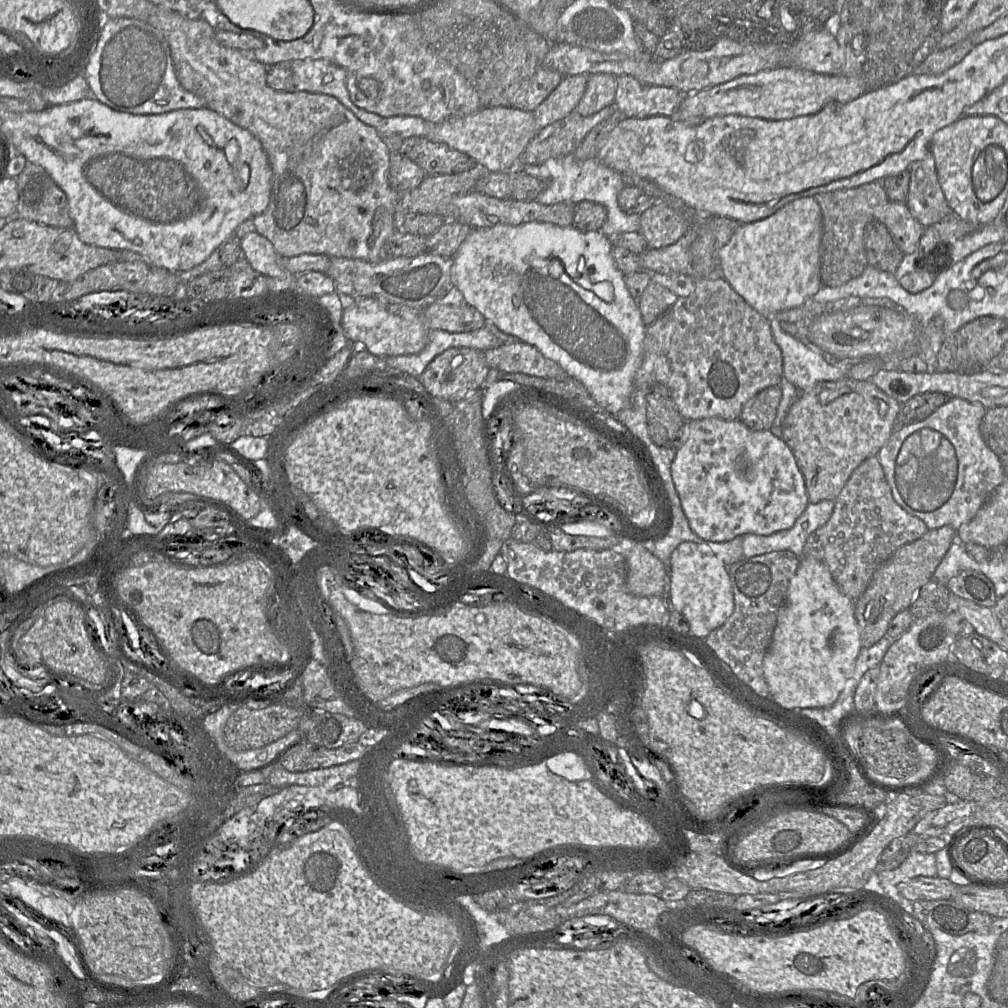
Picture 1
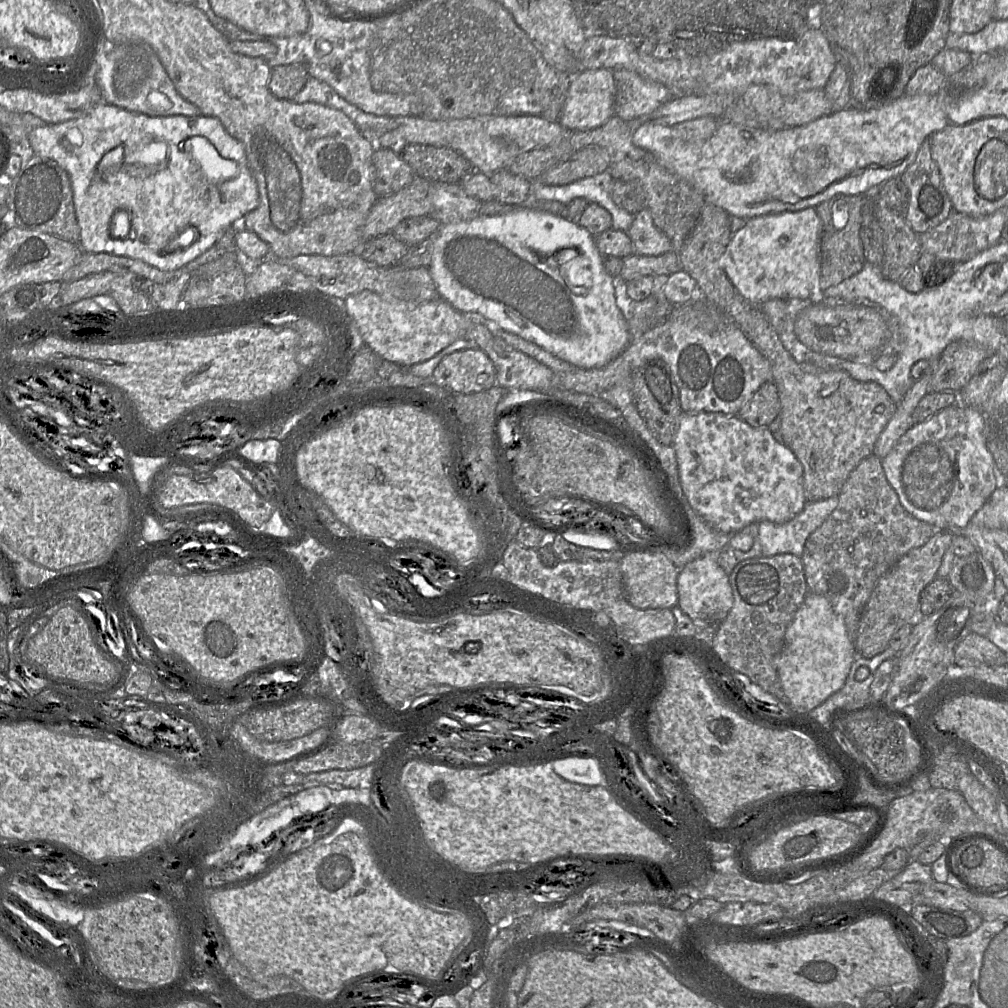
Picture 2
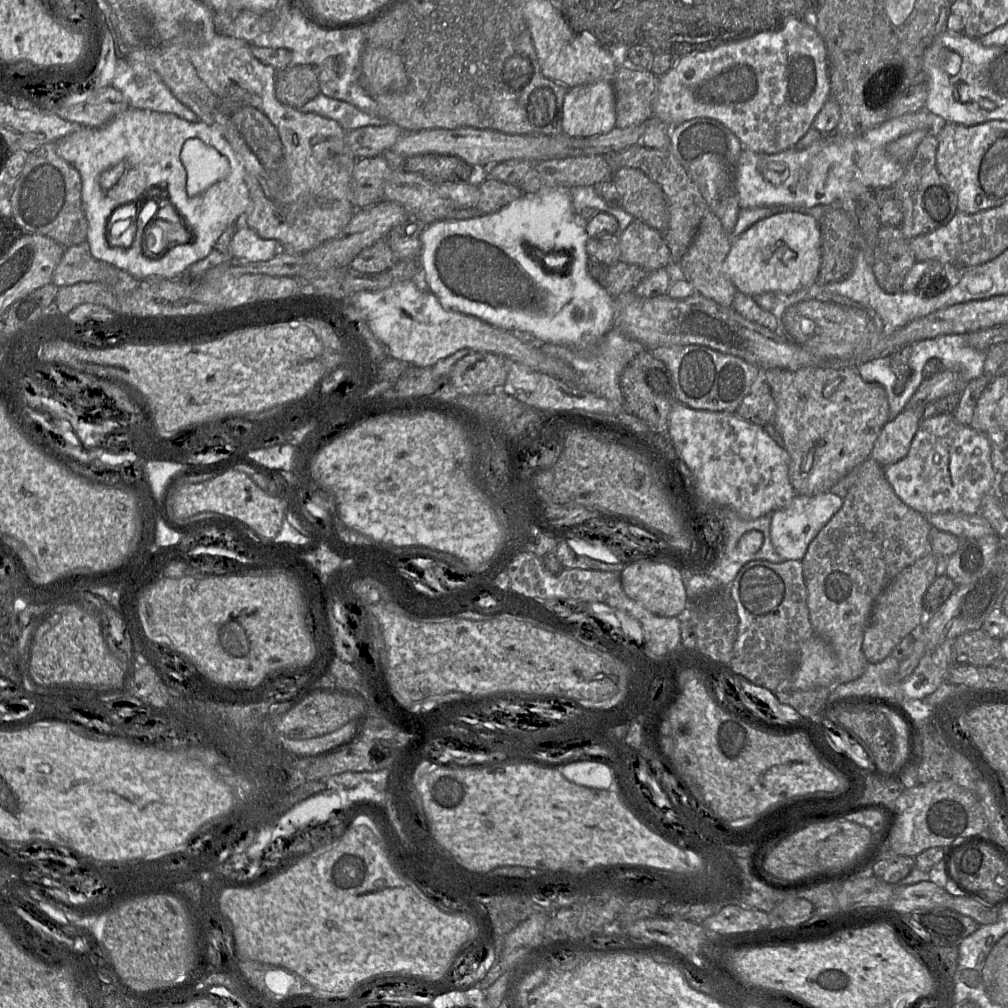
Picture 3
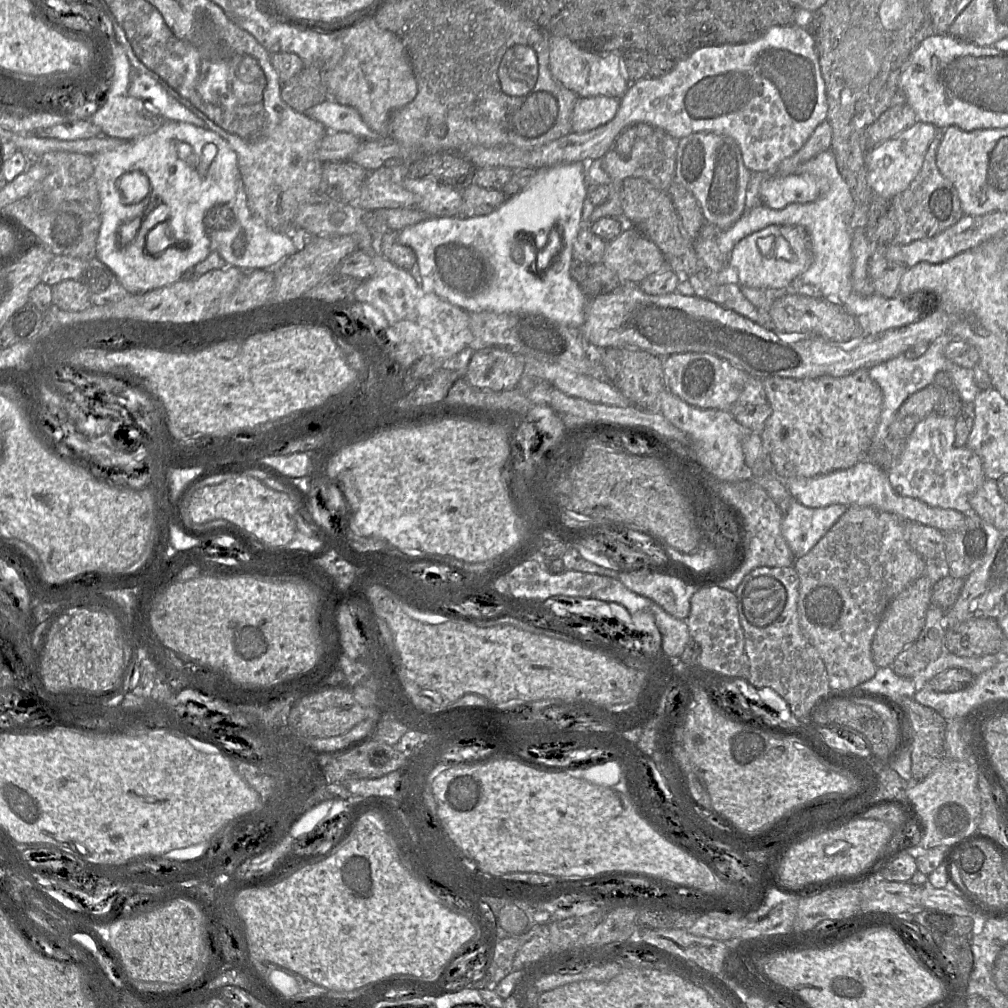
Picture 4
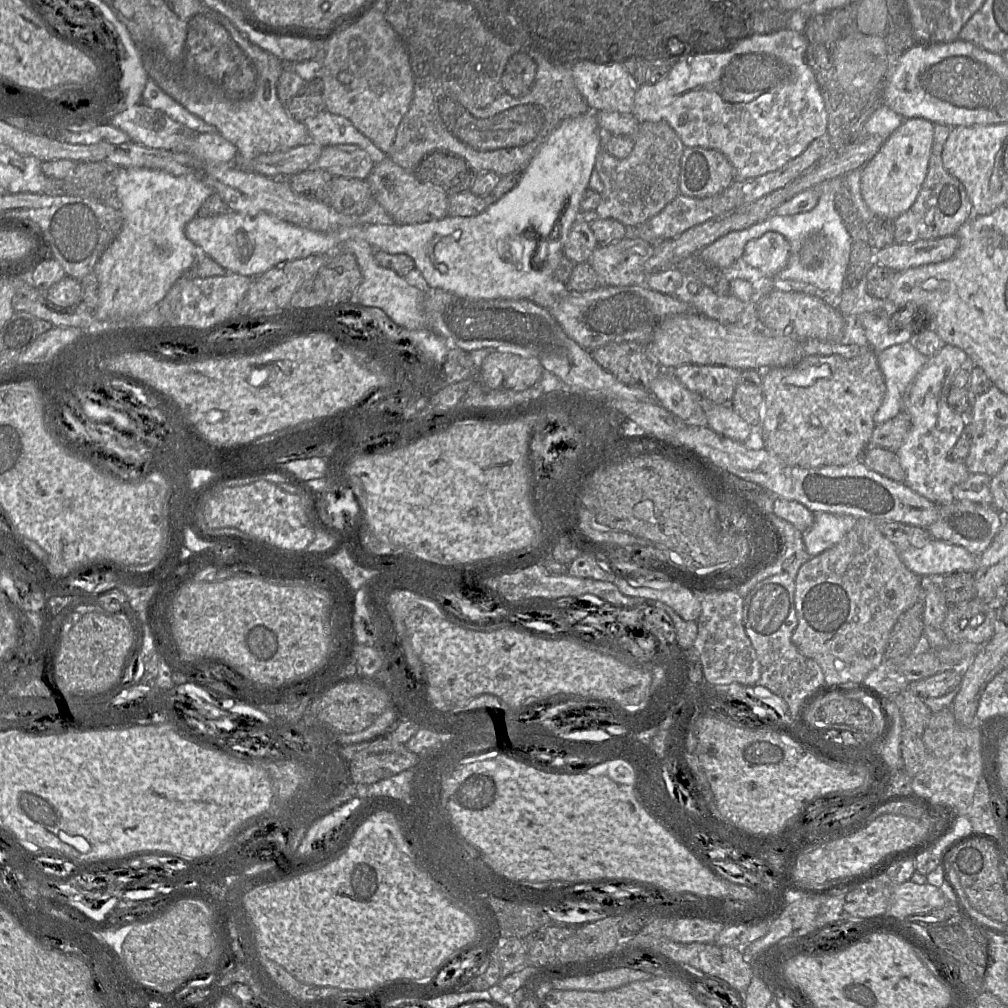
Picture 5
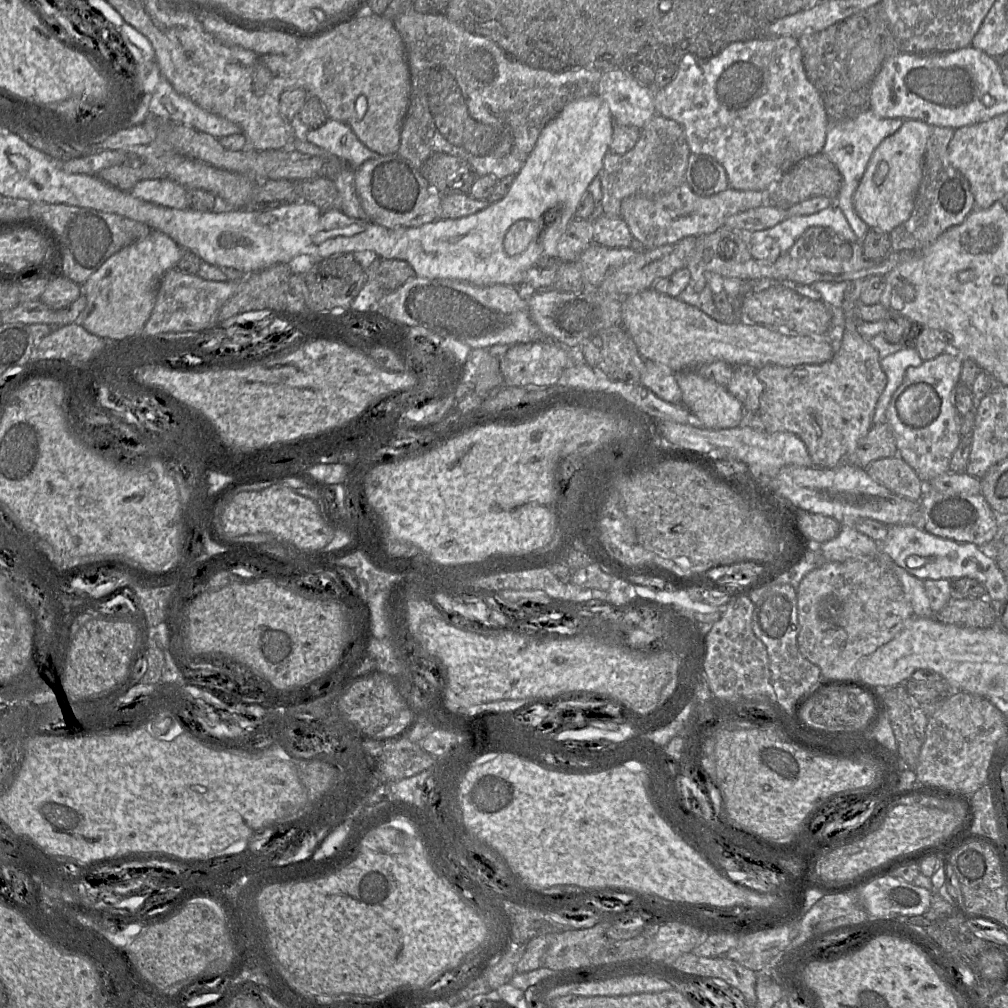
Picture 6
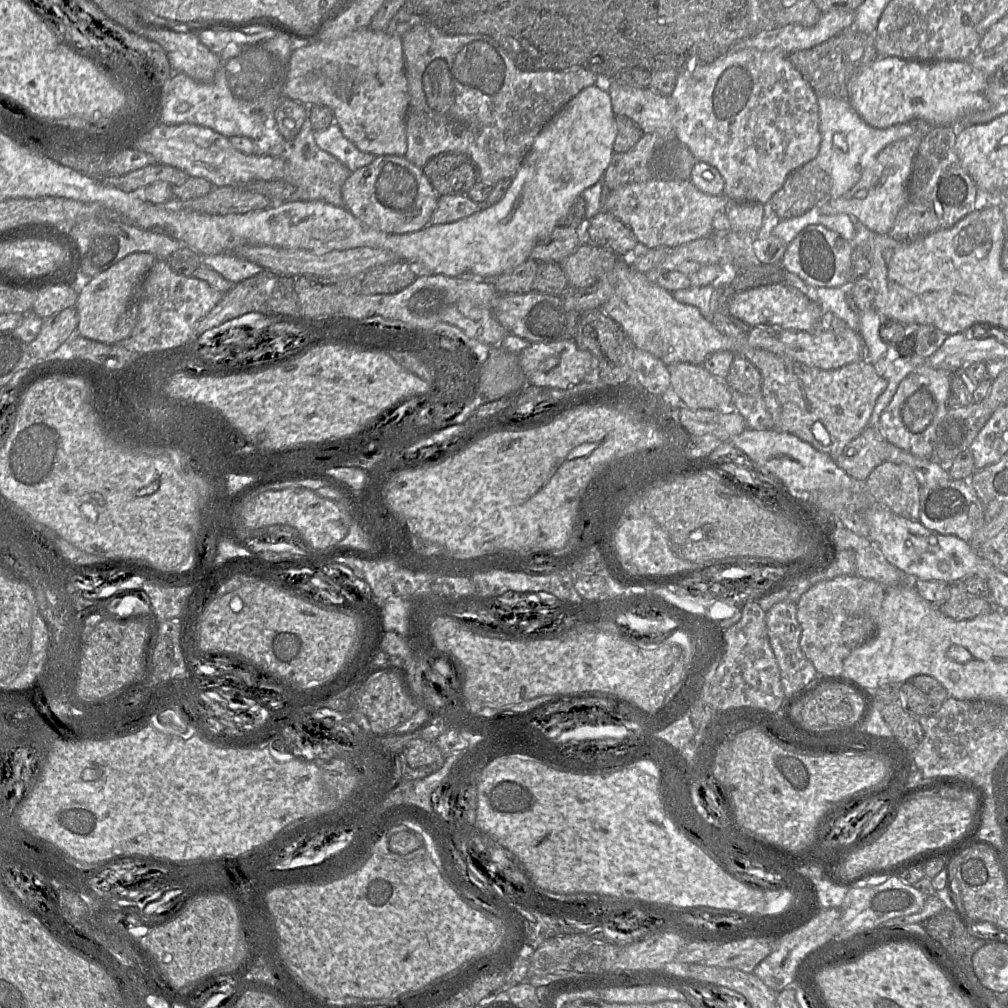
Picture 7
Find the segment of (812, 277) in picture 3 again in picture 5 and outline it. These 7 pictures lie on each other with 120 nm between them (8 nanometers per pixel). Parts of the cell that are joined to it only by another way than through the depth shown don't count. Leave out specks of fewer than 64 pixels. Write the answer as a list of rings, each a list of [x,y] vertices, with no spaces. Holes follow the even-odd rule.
[[[769,231],[746,243],[742,259],[766,276],[775,277],[787,264],[789,253],[787,239],[778,232]]]

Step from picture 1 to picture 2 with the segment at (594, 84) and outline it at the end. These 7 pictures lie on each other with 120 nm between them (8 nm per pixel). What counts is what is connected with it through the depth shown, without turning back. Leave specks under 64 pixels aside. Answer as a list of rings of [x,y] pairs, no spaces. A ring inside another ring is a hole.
[[[582,70],[573,75],[559,123],[567,131],[585,131],[597,128],[614,113],[615,82],[612,70]]]

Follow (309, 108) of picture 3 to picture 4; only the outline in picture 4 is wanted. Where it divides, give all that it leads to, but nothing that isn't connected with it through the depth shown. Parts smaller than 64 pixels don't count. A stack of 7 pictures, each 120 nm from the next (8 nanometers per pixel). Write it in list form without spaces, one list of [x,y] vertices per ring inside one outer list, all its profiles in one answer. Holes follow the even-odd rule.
[[[332,98],[310,108],[305,114],[322,123],[328,132],[351,133],[362,141],[376,140],[380,137],[366,125],[355,108],[340,104]]]

